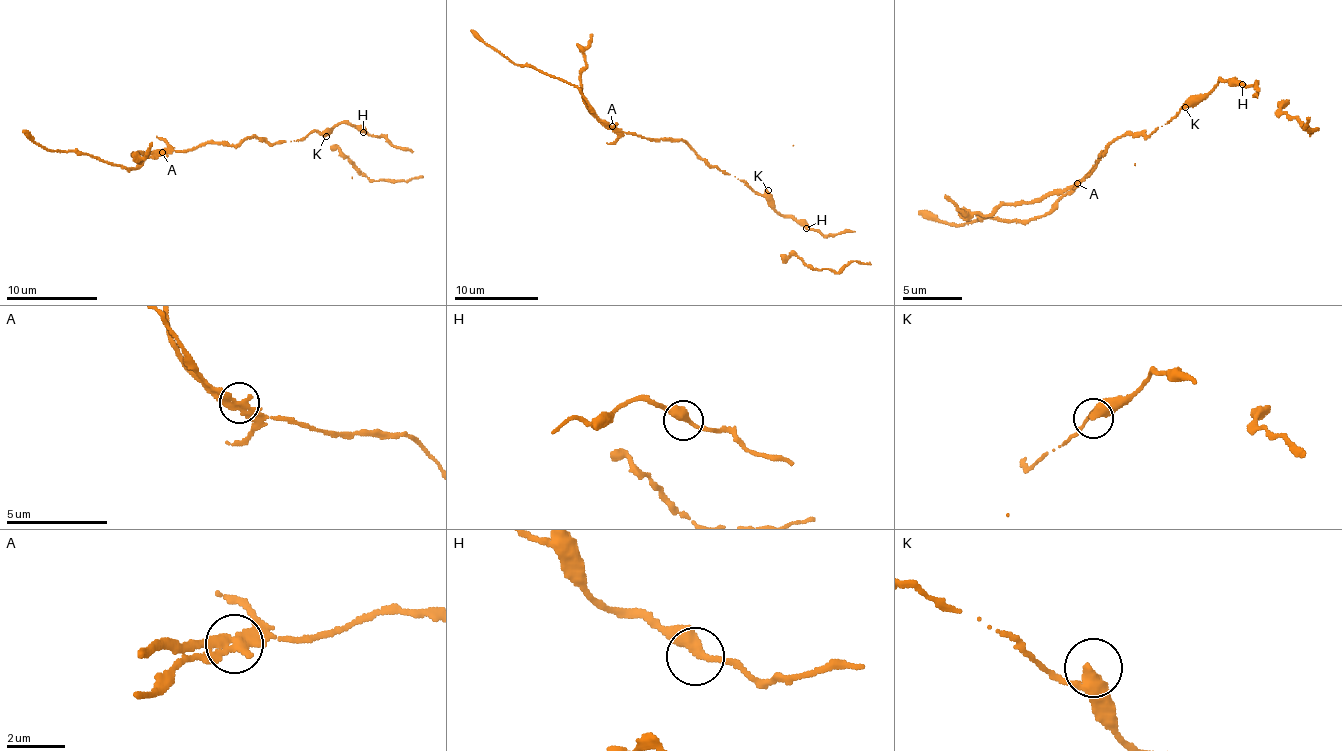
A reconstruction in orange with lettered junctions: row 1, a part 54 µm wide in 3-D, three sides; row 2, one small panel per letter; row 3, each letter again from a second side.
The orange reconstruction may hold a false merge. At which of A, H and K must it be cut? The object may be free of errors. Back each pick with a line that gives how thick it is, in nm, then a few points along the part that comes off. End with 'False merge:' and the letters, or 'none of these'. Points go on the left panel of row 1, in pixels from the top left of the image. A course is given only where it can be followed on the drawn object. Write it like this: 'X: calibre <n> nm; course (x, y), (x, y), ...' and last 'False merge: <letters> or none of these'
A: calibre 320 nm; course (162, 153), (151, 155), (137, 167), (124, 168), (80, 152), (42, 148), (22, 130)
False merge: A

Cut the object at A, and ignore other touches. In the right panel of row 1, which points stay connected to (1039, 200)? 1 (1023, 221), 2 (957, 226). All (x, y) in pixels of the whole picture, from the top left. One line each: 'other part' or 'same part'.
1: other part
2: other part

